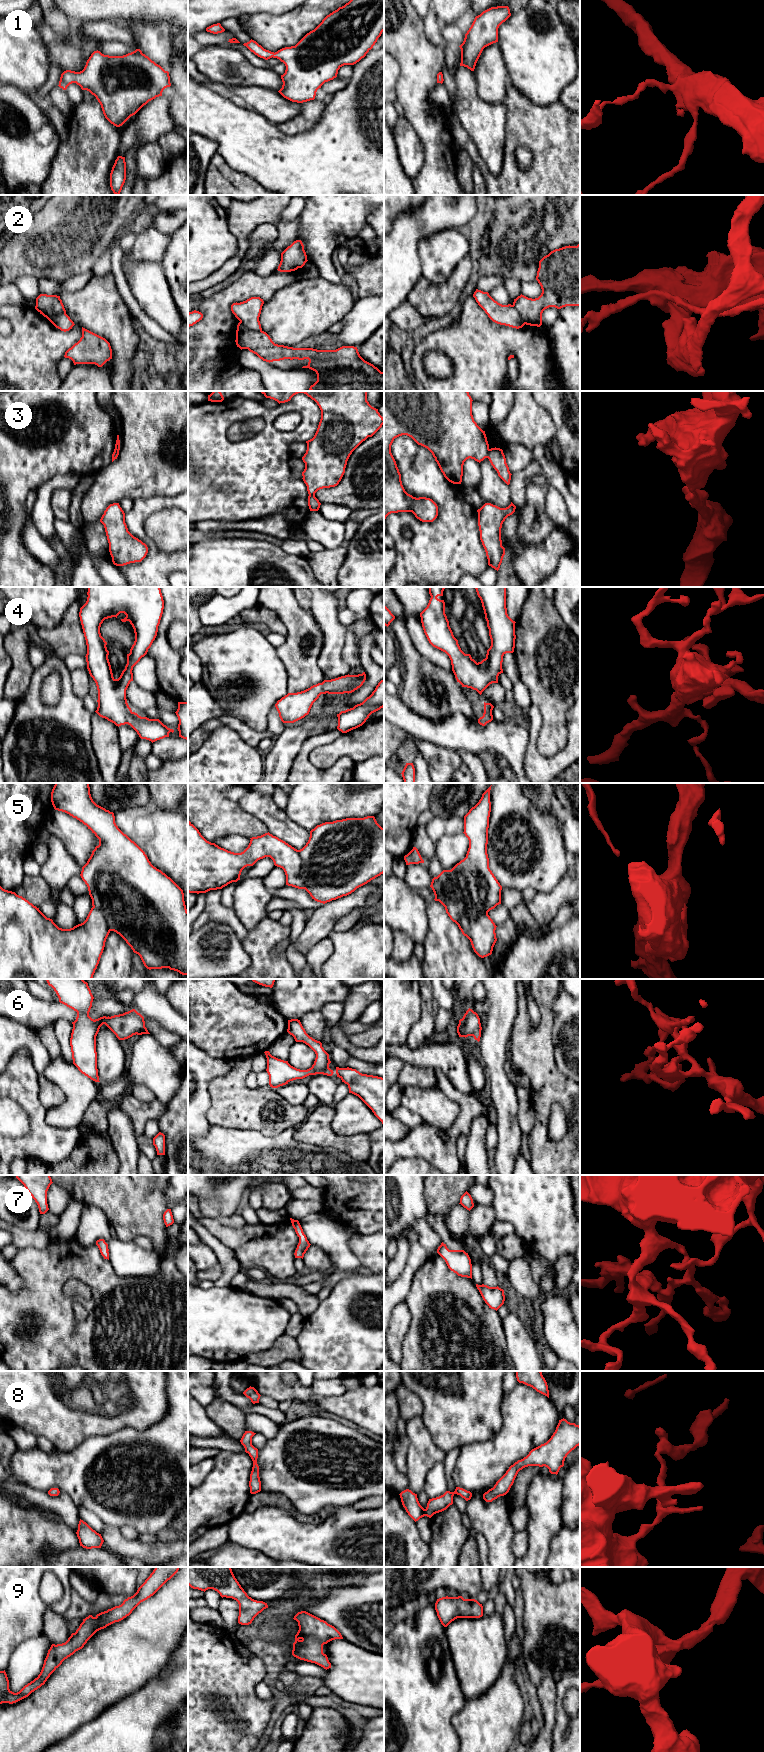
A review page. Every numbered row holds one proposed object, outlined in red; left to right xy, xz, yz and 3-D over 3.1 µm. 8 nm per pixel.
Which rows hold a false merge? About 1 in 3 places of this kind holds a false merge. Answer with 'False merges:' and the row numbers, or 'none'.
False merges: 2, 3, 5

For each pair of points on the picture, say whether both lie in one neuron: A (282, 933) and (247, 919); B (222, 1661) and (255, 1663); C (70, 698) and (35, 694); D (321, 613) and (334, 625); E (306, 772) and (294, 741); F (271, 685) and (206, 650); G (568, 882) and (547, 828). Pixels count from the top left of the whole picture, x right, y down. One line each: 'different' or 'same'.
A: different
B: same
C: same
D: same
E: different
F: same
G: different

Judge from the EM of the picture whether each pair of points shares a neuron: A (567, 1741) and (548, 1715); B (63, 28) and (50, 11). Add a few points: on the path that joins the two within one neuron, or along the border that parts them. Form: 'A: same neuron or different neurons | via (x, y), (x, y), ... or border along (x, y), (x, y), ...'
A: different neurons | border along (556, 1700), (556, 1719), (550, 1741)
B: same neuron | via (59, 24), (53, 15)

